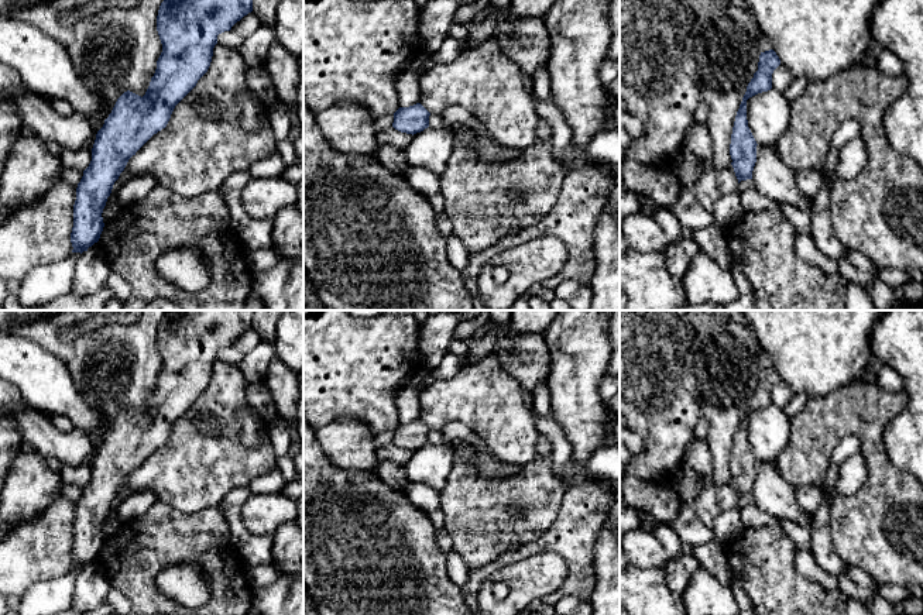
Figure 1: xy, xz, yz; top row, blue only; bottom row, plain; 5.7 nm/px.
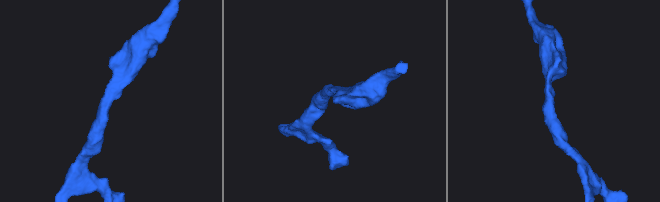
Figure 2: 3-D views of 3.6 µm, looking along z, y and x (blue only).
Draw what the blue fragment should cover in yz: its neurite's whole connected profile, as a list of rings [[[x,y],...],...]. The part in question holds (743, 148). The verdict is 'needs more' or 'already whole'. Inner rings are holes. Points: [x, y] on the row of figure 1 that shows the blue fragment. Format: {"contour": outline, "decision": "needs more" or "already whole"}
{"contour": [[[773,49],[761,52],[758,71],[747,86],[740,109],[735,116],[730,155],[738,183],[752,179],[752,171],[756,162],[756,141],[748,127],[747,100],[758,93],[772,89],[772,73],[780,65],[780,59]]], "decision": "already whole"}

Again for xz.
{"contour": [[[421,103],[399,107],[394,113],[392,127],[401,133],[414,135],[429,127],[429,116],[430,113]]], "decision": "already whole"}

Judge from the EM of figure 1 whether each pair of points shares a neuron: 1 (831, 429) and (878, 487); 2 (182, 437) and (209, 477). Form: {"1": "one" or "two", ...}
{"1": "one", "2": "one"}

